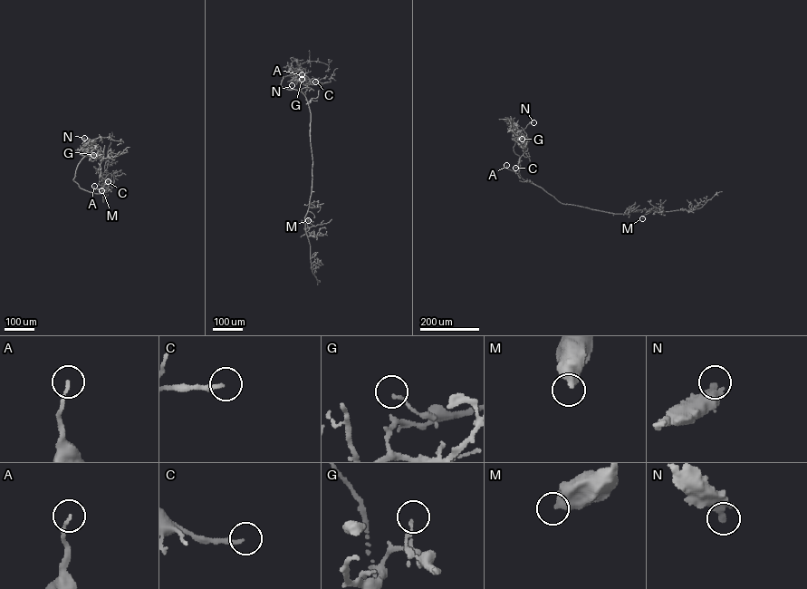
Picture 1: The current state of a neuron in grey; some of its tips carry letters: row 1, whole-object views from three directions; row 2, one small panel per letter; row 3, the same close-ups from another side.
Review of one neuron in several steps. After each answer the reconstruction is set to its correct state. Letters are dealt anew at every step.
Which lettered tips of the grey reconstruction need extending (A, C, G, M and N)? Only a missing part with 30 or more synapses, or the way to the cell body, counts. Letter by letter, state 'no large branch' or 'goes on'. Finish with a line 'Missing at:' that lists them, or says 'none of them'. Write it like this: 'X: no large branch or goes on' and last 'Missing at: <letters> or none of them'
A: no large branch
C: goes on
G: no large branch
M: no large branch
N: goes on
Missing at: C, N

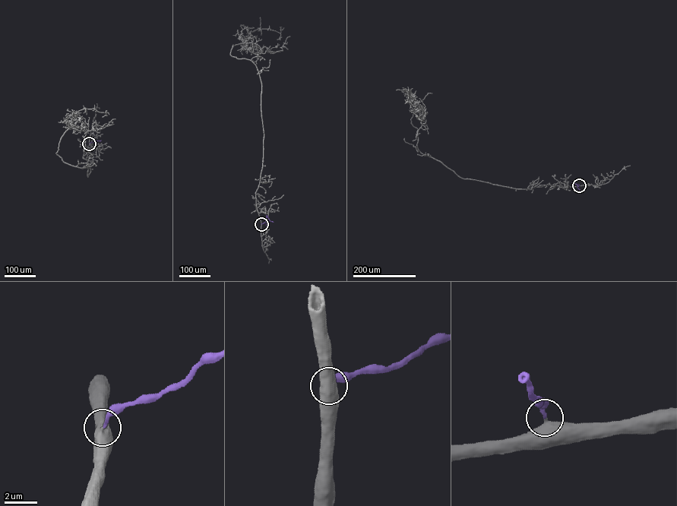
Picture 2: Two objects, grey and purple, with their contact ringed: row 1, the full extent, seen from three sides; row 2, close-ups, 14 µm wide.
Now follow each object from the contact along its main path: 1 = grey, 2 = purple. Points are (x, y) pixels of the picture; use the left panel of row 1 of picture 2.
1: (89, 143), (83, 156), (88, 177), (87, 168), (64, 162), (56, 153), (70, 128), (99, 129), (115, 119)
2: (89, 143), (101, 140)

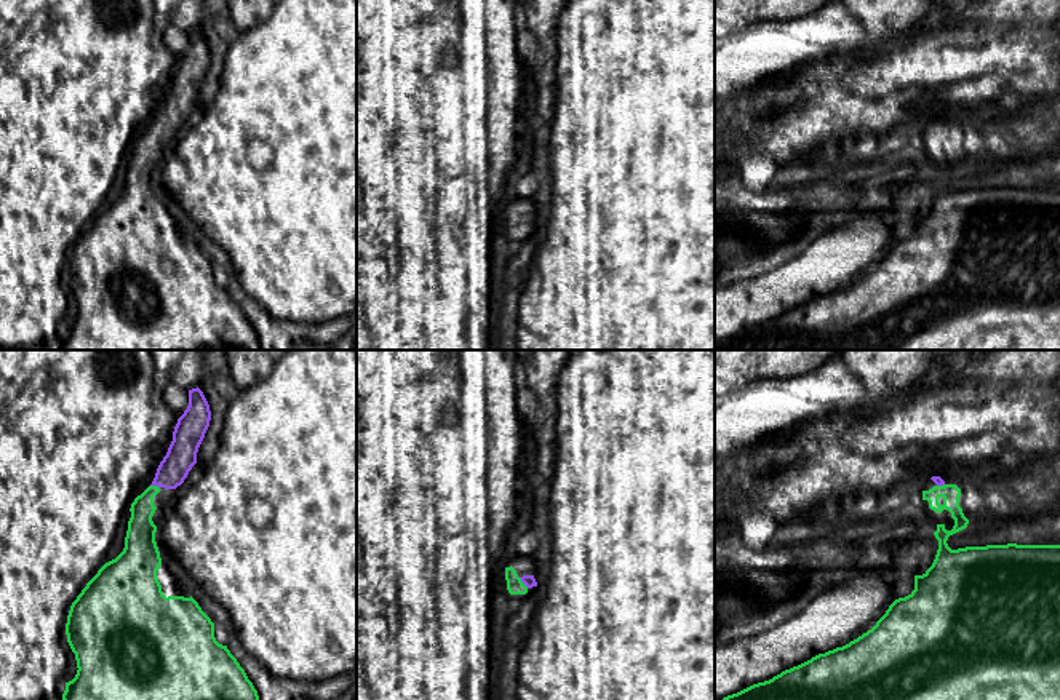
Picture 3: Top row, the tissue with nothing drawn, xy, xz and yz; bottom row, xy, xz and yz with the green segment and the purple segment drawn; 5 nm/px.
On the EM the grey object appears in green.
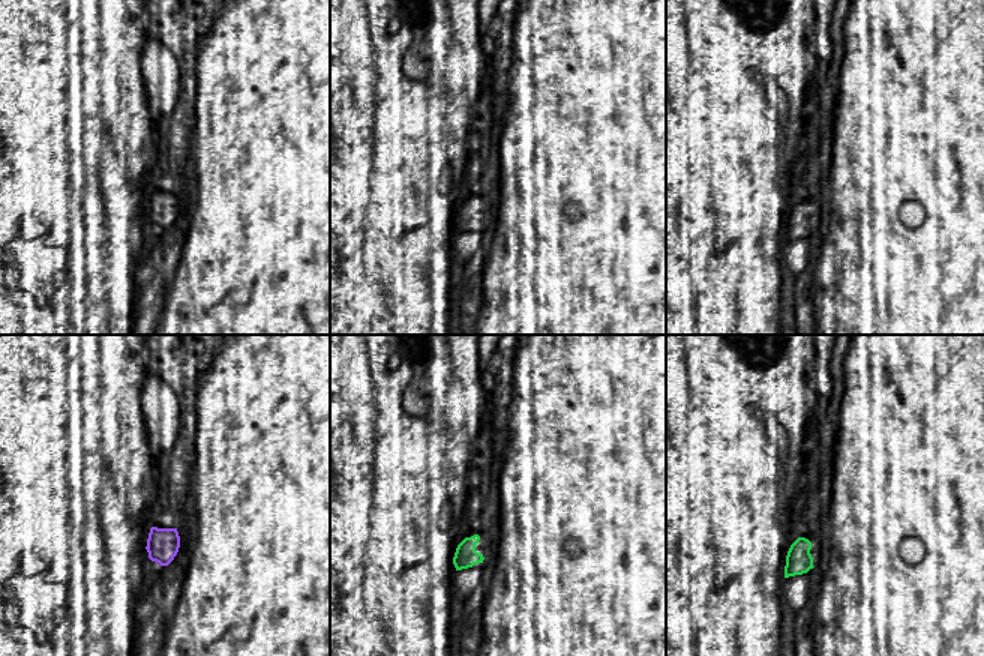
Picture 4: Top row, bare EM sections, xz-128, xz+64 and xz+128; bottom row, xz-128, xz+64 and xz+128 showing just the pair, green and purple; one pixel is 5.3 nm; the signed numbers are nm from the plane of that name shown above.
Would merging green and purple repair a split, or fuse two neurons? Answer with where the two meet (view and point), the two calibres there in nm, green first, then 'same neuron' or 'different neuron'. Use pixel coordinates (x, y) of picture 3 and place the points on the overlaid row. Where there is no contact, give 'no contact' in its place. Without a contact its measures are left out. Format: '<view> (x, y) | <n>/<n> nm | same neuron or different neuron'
xz (522, 582) | 80/60 nm | same neuron

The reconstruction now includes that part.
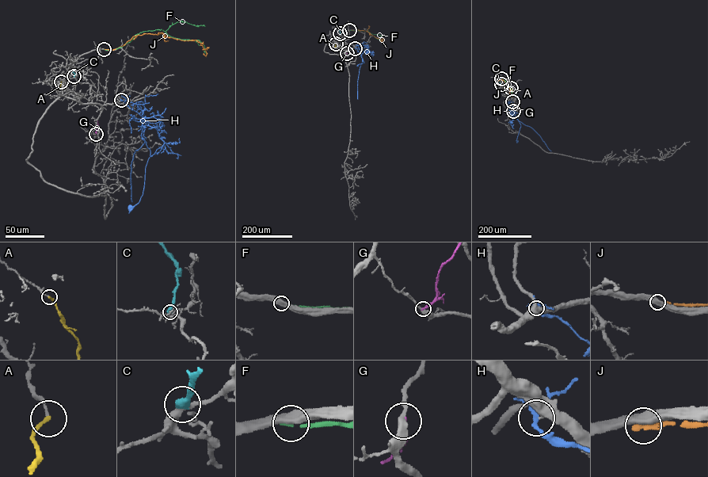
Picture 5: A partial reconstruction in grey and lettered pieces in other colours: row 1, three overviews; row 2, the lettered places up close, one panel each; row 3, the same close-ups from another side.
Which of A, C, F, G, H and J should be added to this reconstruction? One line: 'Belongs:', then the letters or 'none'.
Belongs: none

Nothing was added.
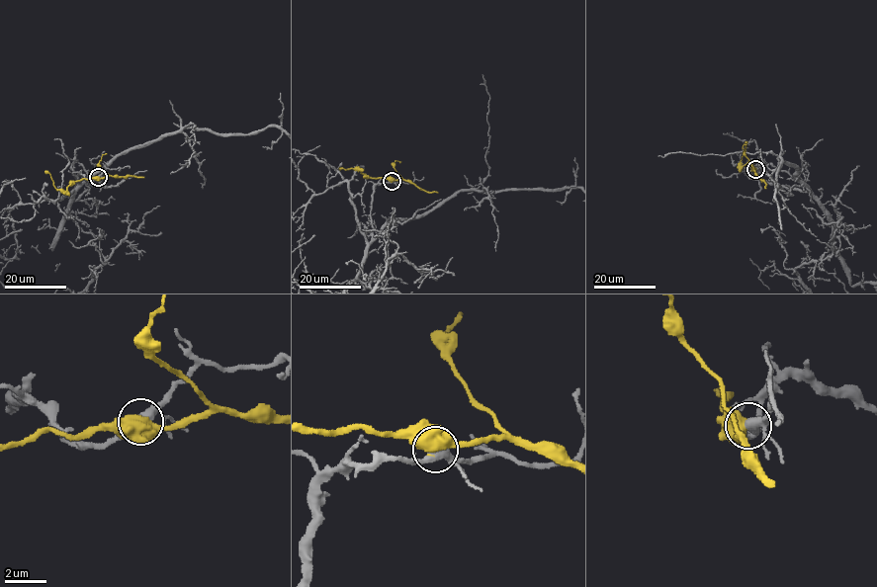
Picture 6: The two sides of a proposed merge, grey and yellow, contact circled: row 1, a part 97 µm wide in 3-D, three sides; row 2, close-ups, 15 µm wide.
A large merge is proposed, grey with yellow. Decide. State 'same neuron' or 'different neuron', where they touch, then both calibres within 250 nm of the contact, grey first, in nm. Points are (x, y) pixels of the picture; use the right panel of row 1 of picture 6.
different neuron; place (755, 169); calibres 420 and 550 nm

